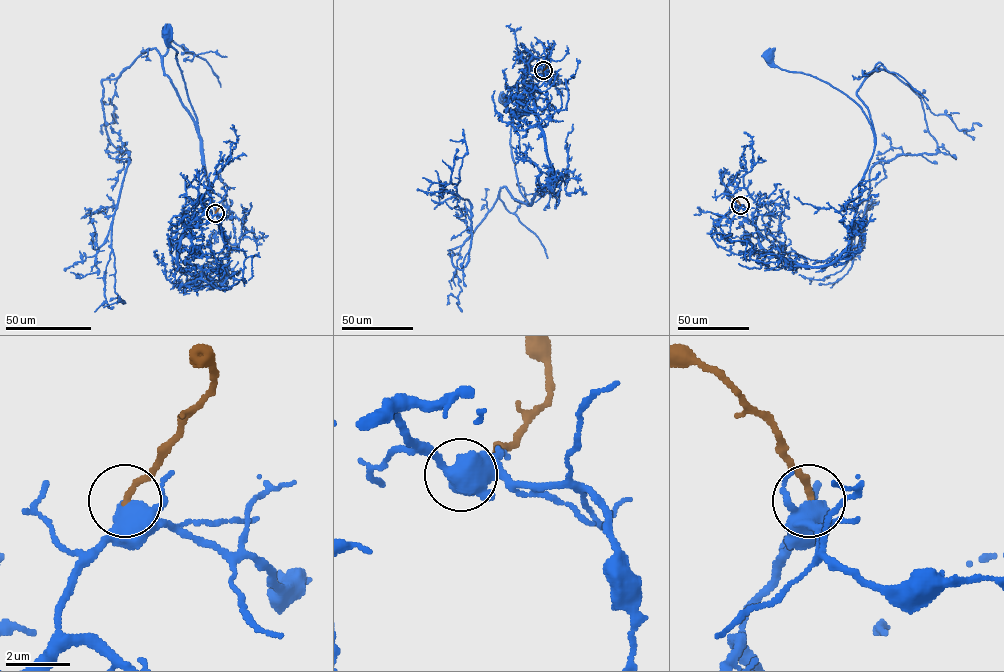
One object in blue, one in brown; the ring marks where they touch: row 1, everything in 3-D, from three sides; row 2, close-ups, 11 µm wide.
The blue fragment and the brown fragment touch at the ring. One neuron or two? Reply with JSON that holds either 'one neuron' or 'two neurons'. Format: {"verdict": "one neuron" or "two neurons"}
{"verdict": "two neurons"}

